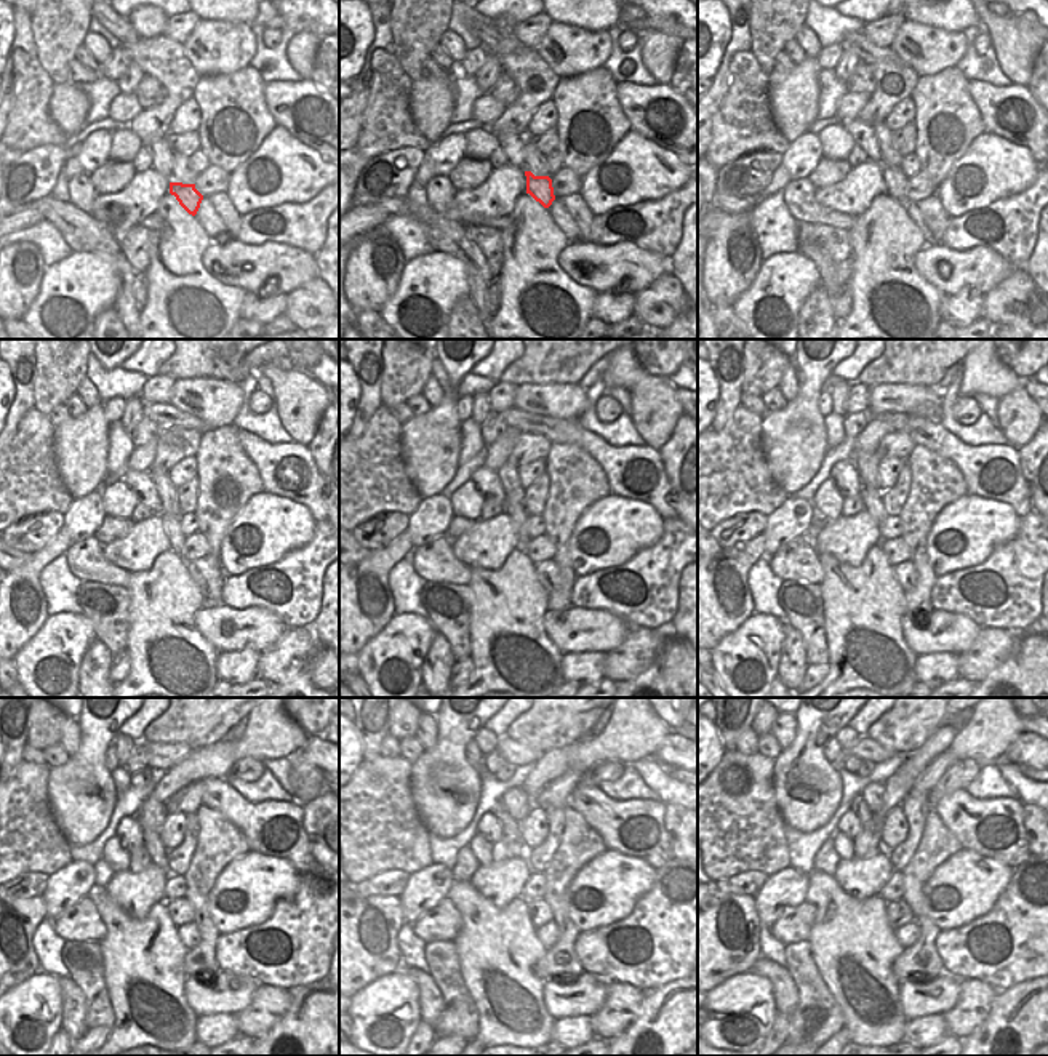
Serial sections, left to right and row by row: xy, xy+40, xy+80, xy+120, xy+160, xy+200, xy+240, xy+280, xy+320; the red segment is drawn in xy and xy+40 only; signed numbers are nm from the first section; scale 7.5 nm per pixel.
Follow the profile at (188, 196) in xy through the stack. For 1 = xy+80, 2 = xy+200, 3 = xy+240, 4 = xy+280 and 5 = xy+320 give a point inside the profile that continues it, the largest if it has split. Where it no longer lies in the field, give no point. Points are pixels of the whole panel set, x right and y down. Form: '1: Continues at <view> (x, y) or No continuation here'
1: Continues at xy+80 (896, 181)
2: Continues at xy+200 (872, 498)
3: Continues at xy+240 (152, 842)
4: Continues at xy+280 (511, 831)
5: Continues at xy+320 (858, 805)

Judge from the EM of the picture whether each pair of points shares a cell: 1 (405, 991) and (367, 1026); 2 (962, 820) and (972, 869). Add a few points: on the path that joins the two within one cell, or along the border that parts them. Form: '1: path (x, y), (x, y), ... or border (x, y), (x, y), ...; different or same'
1: path (396, 1000), (376, 1016); same
2: border (964, 848), (972, 848), (1002, 863); different

